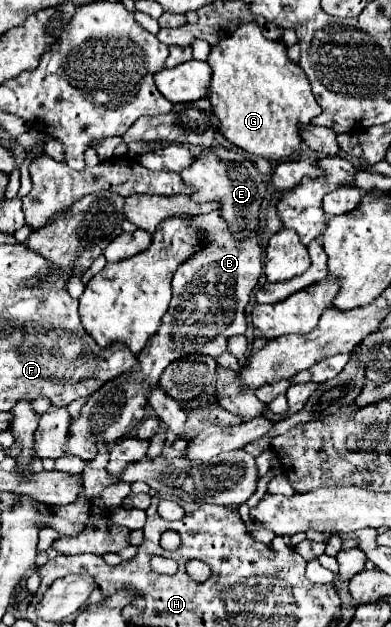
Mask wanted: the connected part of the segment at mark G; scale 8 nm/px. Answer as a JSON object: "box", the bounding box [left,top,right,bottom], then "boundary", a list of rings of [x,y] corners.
{"box":[207,23,321,161],"boundary":[[[241,23],[231,37],[211,47],[207,63],[213,69],[209,101],[211,107],[215,109],[215,115],[219,117],[219,133],[229,143],[233,143],[235,147],[239,147],[249,155],[265,157],[271,161],[281,161],[291,157],[301,147],[303,141],[299,127],[309,125],[311,119],[321,113],[321,109],[315,97],[311,95],[311,85],[303,69],[287,59],[285,45],[281,41],[271,41],[263,37],[261,29],[255,23]]]}

